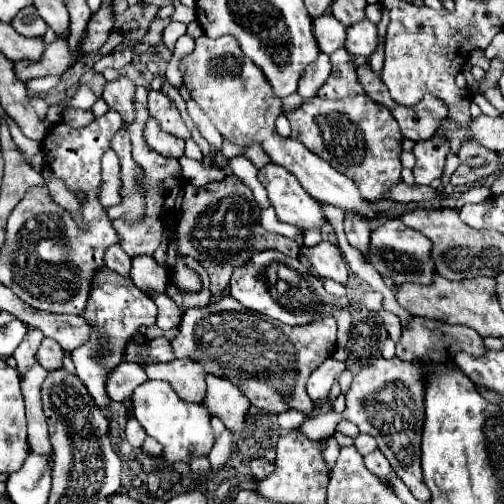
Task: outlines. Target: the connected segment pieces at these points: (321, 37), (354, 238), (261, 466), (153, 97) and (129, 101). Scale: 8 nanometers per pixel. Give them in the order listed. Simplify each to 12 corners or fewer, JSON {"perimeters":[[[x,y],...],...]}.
{"perimeters":[[[329,13],[313,19],[317,45],[333,53],[345,27]],[[345,215],[345,235],[363,259],[369,255],[369,223]],[[262,458],[249,461],[255,479],[265,479],[273,471],[273,463]],[[149,91],[149,113],[163,131],[189,139],[173,101]],[[126,77],[103,89],[103,101],[125,123],[135,119],[136,86]]]}

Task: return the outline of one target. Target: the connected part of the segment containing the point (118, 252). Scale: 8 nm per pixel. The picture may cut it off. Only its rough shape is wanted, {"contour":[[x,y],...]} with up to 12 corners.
{"contour":[[113,245],[105,253],[105,265],[119,275],[129,275],[131,257]]}

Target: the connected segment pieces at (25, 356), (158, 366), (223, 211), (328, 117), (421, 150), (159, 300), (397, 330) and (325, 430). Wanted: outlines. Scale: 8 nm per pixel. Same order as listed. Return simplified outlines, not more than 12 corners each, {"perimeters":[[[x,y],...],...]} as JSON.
{"perimeters":[[[29,323],[27,335],[13,353],[17,371],[37,363],[37,351],[43,333]],[[193,359],[151,363],[149,379],[169,381],[183,401],[203,403],[207,371]],[[239,177],[183,185],[181,257],[203,253],[219,297],[235,267],[293,239],[269,233]],[[367,95],[283,113],[291,139],[379,201],[401,131]],[[445,135],[417,141],[415,183],[441,179],[449,141]],[[163,293],[149,295],[159,313],[157,325],[163,329],[177,327],[181,313],[173,299]],[[379,311],[389,337],[399,343],[401,324],[399,317]],[[377,357],[318,412],[311,440],[349,419],[373,435],[393,471],[427,503],[421,475],[425,367]]]}

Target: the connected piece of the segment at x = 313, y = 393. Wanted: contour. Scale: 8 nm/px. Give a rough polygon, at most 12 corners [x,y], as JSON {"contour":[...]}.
{"contour":[[329,357],[307,381],[313,401],[329,395],[335,377],[345,371],[343,361]]}

